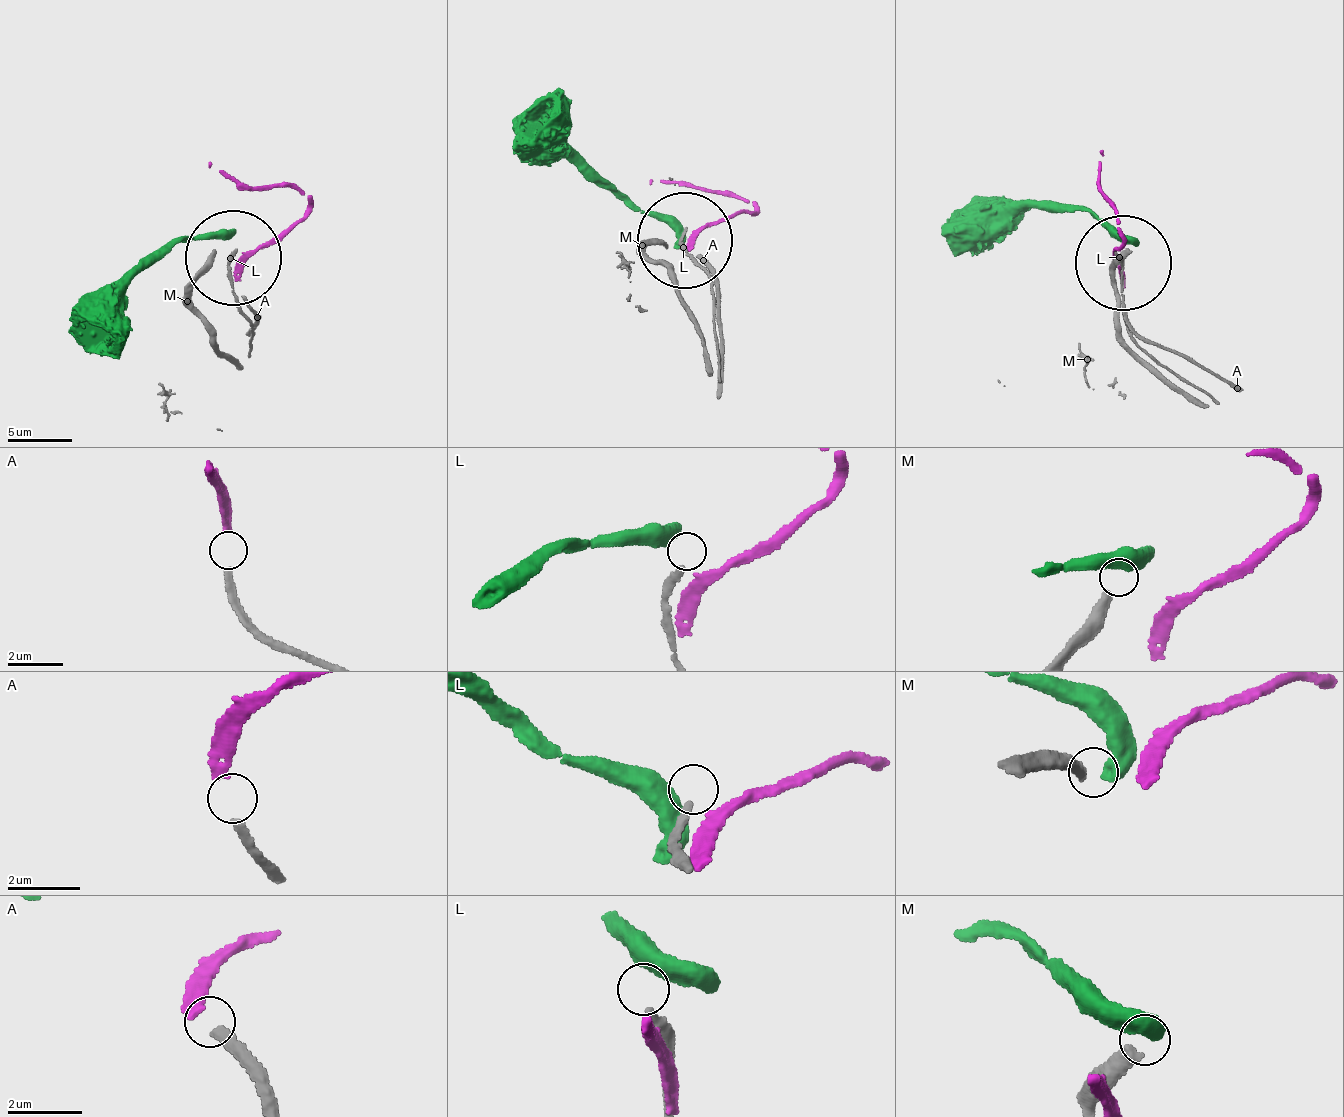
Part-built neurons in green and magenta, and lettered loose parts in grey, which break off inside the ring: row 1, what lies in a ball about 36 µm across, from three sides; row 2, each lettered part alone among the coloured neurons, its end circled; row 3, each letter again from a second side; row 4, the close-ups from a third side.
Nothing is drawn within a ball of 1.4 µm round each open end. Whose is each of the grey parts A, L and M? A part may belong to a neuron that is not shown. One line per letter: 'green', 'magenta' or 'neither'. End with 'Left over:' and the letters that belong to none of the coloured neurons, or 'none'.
A: magenta
L: neither
M: green
Left over: L

